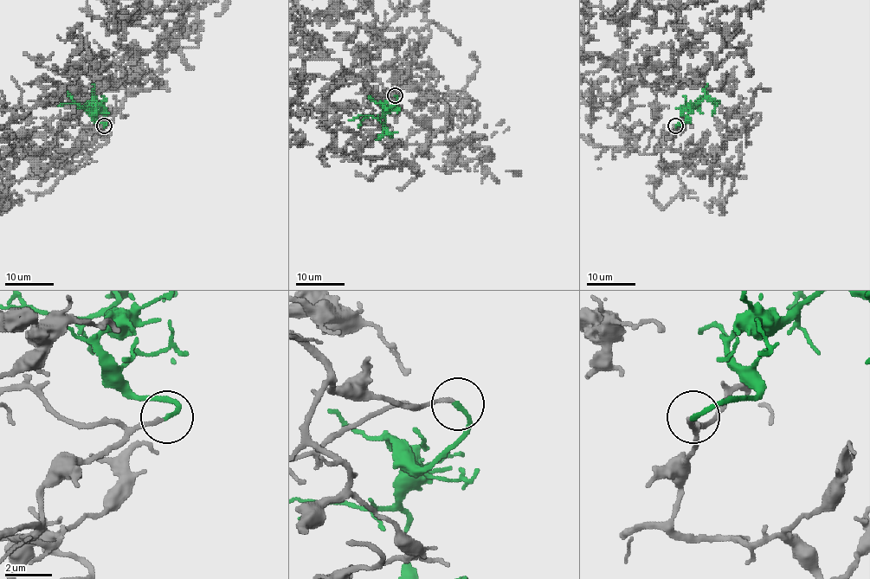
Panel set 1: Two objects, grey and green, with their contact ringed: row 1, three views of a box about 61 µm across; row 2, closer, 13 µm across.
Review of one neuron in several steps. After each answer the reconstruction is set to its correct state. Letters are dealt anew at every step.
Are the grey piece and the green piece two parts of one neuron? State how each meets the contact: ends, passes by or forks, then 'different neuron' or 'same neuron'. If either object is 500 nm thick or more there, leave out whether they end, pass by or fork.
grey ends | green ends | same neuron

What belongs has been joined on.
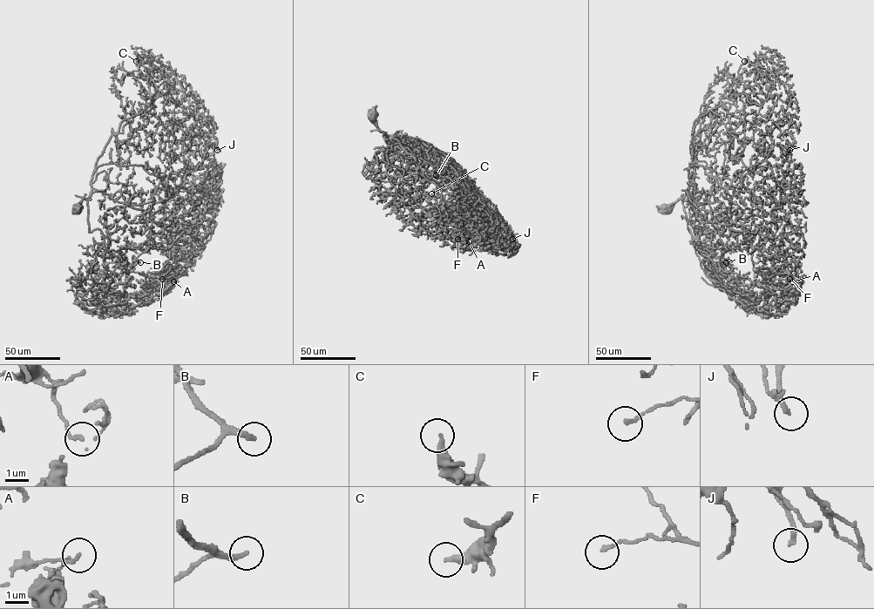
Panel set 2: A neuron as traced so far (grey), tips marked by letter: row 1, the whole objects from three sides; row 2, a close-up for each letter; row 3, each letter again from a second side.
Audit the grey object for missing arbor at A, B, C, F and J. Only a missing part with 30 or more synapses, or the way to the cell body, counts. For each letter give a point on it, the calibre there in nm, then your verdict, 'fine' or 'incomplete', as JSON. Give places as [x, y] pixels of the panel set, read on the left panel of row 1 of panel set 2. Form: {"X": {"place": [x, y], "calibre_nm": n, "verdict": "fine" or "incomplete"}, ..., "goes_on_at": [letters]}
{"A": {"place": [173, 281], "calibre_nm": 110, "verdict": "fine"}, "B": {"place": [140, 262], "calibre_nm": 240, "verdict": "incomplete"}, "C": {"place": [136, 61], "calibre_nm": 280, "verdict": "incomplete"}, "F": {"place": [162, 279], "calibre_nm": 140, "verdict": "fine"}, "J": {"place": [217, 150], "calibre_nm": 200, "verdict": "incomplete"}, "goes_on_at": ["B", "C", "J"]}

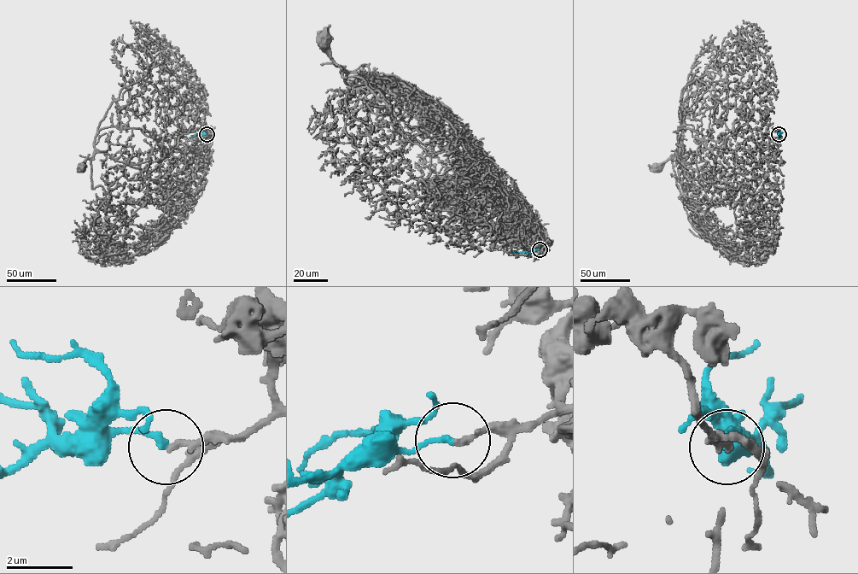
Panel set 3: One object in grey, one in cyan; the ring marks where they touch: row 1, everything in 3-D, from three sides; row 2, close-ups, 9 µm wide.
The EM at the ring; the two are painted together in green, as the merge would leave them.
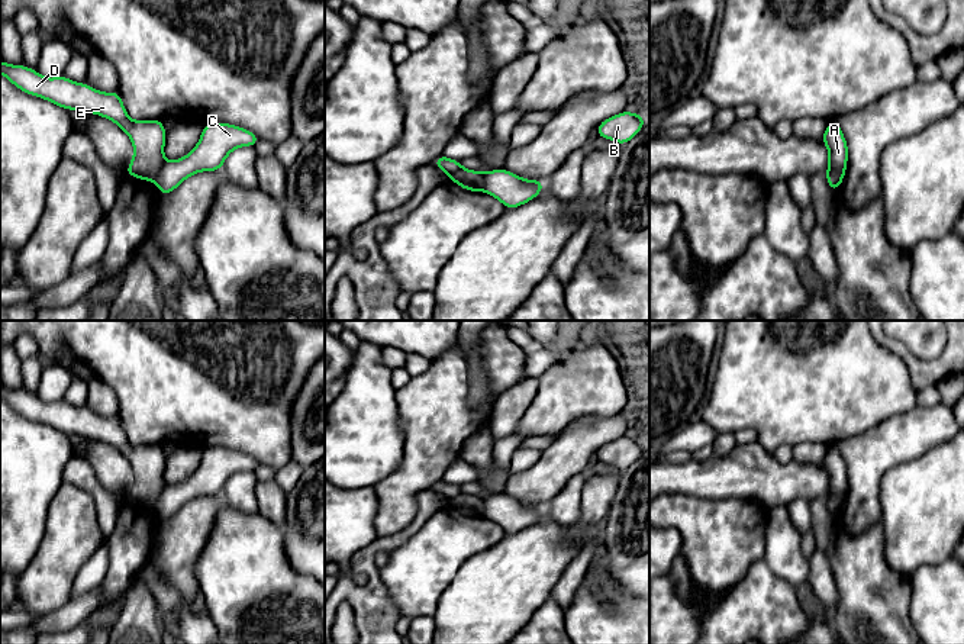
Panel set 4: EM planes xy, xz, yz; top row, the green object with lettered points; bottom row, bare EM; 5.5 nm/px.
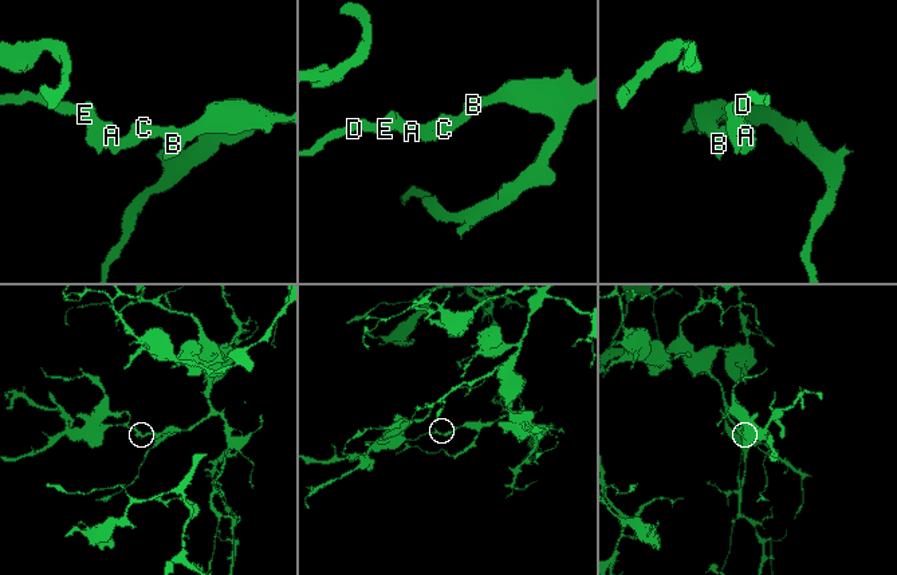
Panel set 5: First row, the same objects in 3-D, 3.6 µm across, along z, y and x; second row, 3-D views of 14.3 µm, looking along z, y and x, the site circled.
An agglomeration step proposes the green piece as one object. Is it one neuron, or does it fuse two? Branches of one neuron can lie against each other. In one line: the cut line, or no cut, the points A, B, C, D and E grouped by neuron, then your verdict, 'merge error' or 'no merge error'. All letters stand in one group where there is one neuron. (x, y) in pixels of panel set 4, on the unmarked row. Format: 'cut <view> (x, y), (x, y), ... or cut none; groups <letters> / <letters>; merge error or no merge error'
cut xy (165, 486), (152, 505); groups A D E / B C; merge error

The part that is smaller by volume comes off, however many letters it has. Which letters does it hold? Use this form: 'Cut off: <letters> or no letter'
Cut off: A, D, E

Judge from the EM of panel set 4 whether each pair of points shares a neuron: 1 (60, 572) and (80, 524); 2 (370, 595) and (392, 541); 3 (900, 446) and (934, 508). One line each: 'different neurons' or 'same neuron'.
1: same neuron
2: same neuron
3: different neurons

